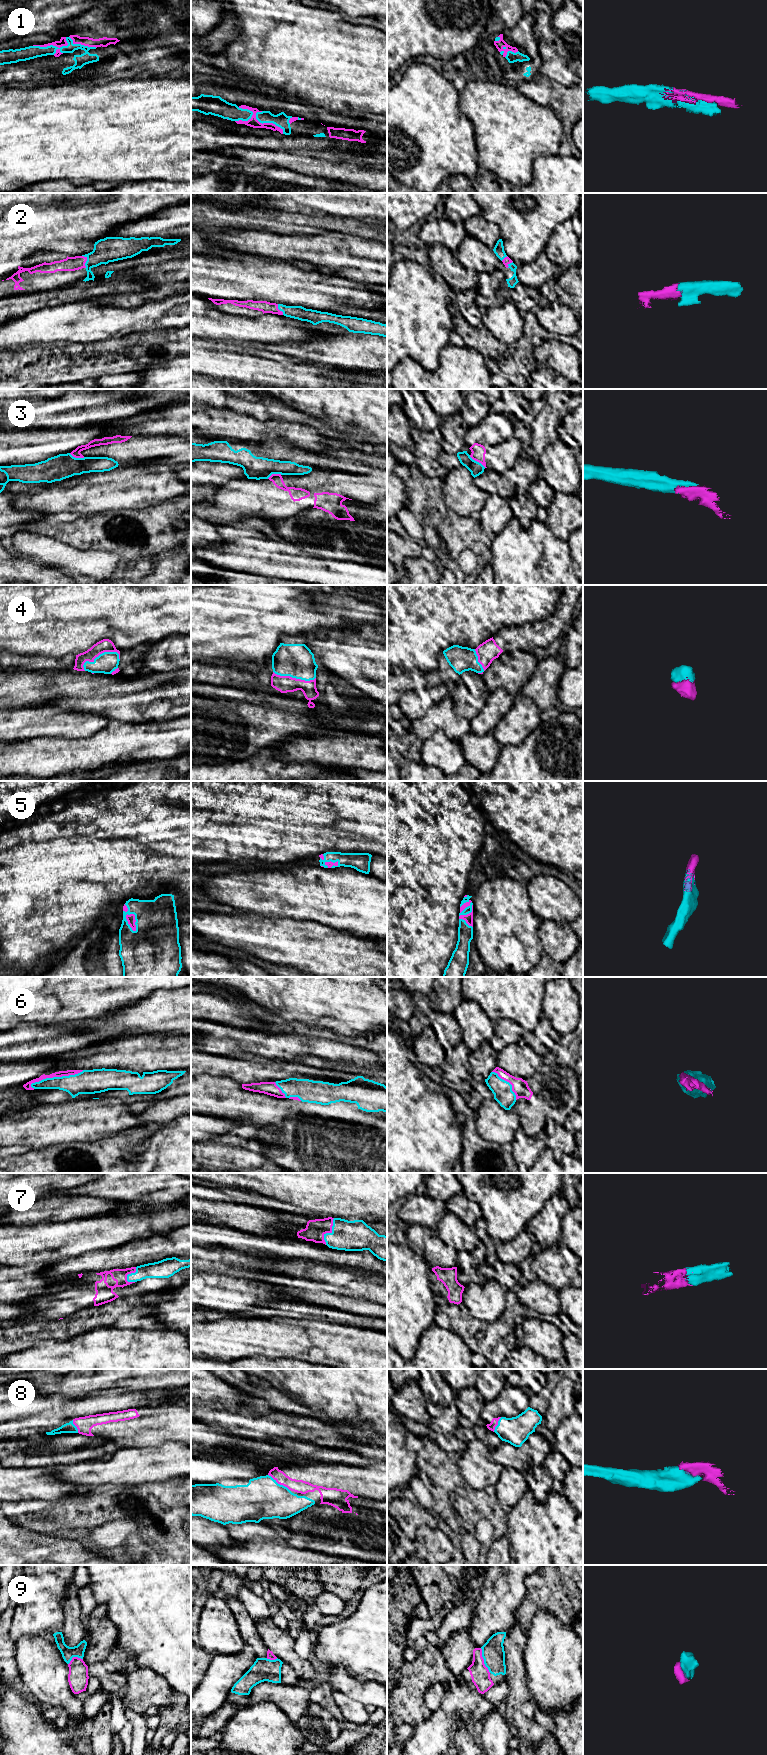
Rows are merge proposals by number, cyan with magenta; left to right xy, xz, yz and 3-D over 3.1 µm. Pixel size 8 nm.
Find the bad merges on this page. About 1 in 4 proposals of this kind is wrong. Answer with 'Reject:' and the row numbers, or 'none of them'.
Reject: 3

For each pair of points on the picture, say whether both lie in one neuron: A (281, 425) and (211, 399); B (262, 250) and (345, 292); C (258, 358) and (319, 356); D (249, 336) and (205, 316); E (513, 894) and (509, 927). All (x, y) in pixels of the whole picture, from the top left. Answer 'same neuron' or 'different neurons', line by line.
A: different neurons
B: different neurons
C: different neurons
D: same neuron
E: same neuron

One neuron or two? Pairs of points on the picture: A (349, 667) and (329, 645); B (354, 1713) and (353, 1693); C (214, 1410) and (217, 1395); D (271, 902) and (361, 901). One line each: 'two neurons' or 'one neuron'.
A: one neuron
B: two neurons
C: two neurons
D: one neuron

